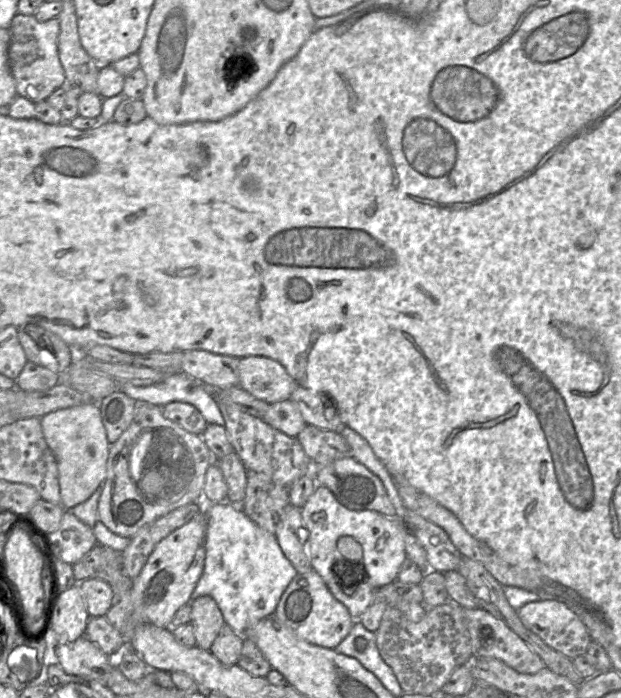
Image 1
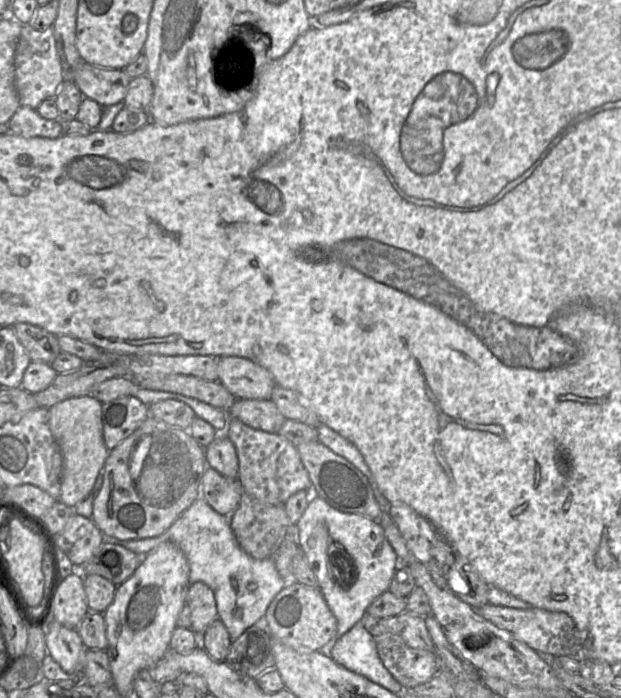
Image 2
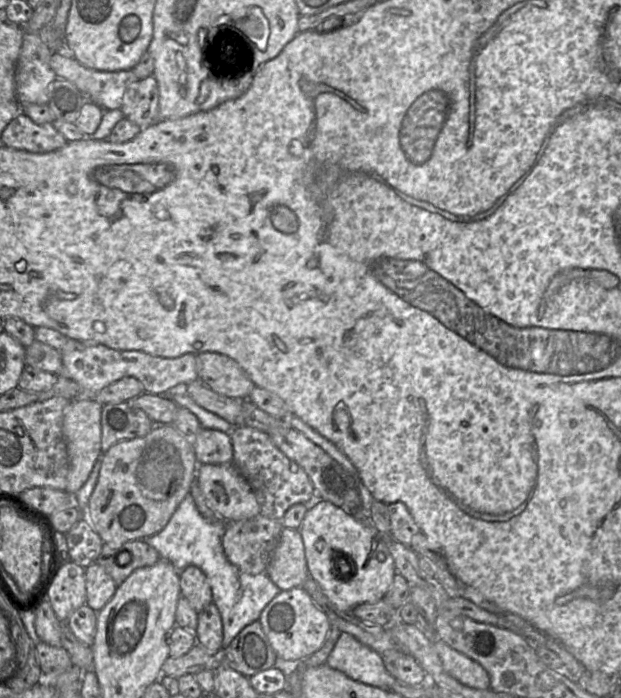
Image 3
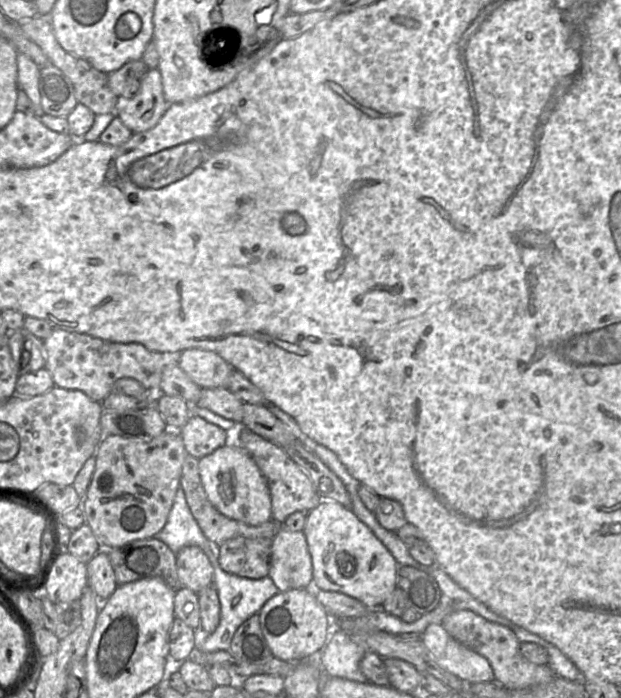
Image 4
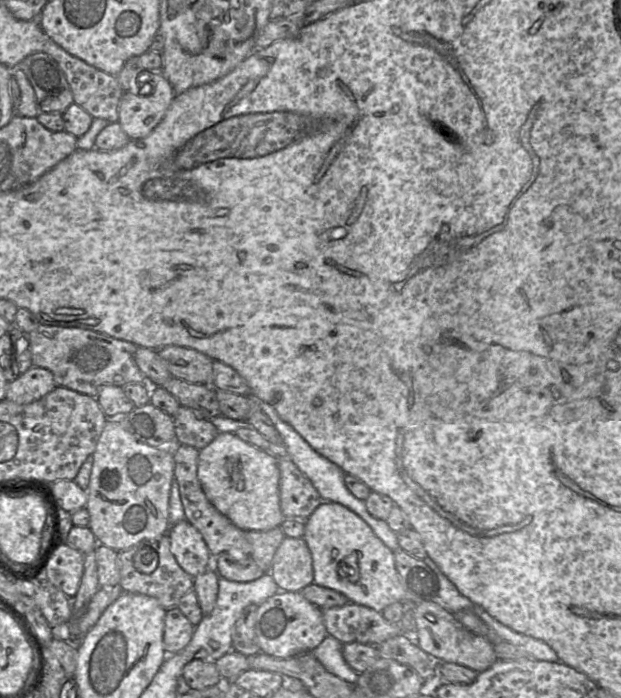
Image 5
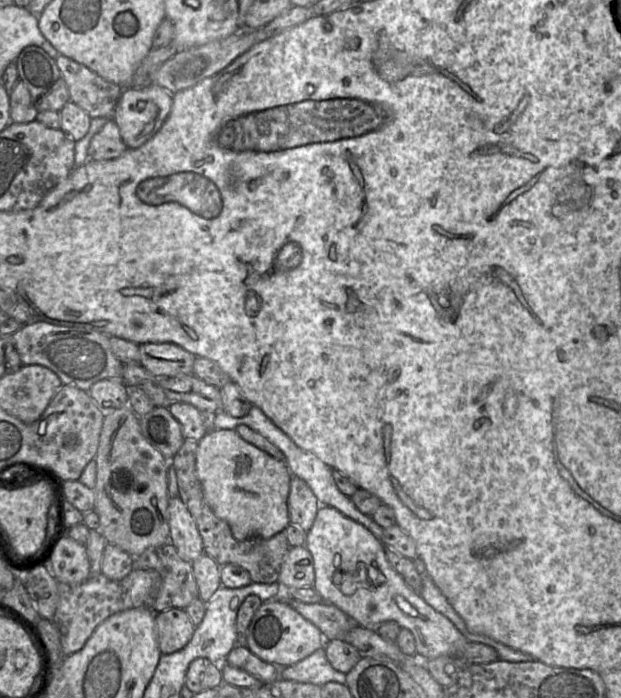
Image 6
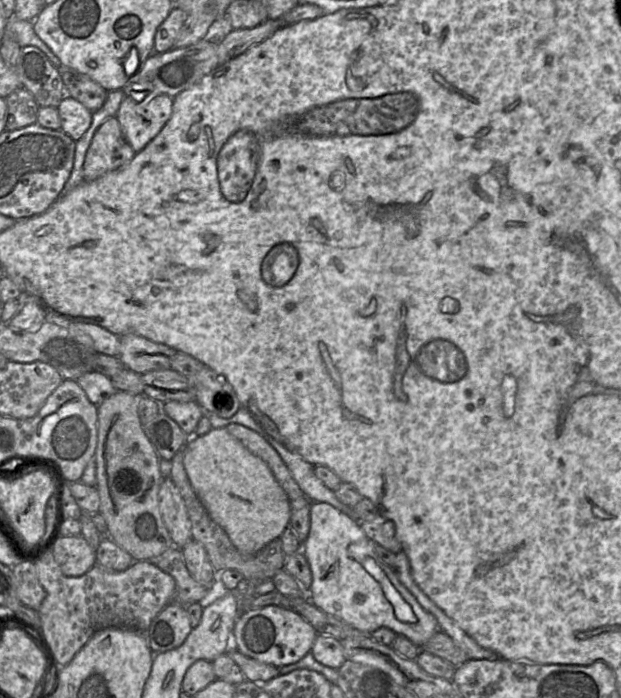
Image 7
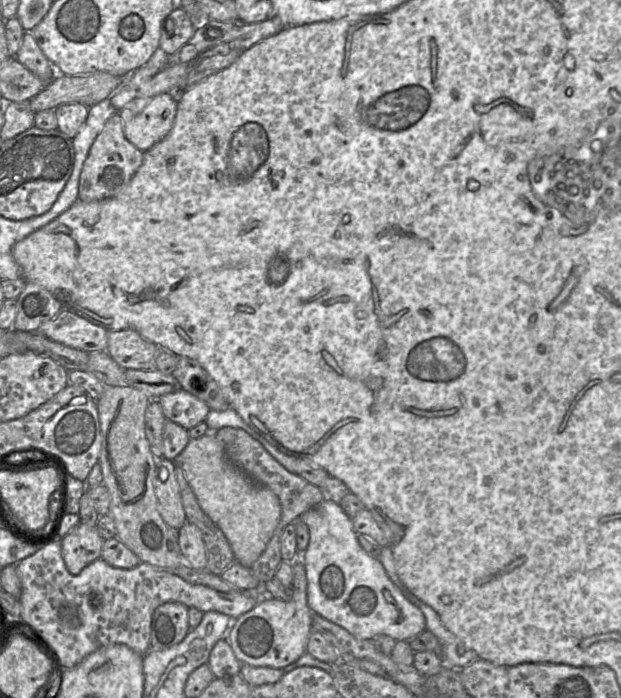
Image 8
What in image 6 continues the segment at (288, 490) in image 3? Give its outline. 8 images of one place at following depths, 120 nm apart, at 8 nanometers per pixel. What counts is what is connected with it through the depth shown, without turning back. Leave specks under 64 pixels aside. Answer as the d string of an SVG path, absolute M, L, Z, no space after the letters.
M291 475L287 507L290 523L307 533L313 525L320 502L304 480Z

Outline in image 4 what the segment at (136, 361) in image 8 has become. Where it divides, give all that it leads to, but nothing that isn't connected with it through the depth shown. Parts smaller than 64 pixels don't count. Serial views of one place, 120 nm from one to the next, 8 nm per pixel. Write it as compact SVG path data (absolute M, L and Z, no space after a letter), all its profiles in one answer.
M199 348L182 351L177 365L200 388L227 388L234 371L218 354Z

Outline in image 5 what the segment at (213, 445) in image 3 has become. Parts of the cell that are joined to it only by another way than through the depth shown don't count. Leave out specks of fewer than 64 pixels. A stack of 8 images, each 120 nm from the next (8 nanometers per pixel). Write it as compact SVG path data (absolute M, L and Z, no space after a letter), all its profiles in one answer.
M180 406L173 416L175 425L175 443L192 446L201 450L220 433L210 420L197 417L196 413Z

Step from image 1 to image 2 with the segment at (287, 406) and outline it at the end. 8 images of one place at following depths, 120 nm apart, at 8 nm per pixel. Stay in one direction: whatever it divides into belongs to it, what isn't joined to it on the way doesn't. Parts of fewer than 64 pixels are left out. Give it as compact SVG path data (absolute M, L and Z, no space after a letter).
M236 399L227 411L231 418L258 430L278 433L286 418L272 400Z

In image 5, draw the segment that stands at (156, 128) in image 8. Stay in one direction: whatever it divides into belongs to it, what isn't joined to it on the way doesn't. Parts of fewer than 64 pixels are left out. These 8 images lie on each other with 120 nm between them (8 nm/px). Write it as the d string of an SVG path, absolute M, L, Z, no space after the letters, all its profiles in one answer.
M143 71L132 91L125 91L118 109L118 123L130 140L145 138L160 123L169 109L176 92L162 72Z

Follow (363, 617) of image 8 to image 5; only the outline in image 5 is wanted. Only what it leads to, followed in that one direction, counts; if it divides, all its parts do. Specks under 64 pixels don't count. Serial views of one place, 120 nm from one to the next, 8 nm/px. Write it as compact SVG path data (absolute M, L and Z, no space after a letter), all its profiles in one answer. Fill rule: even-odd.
M323 501L307 519L303 538L312 554L314 584L338 591L350 602L378 612L394 602L409 601L396 569L394 552L346 506ZM423 602L417 604L414 607L414 616L417 626L415 642L437 663L458 664L480 673L487 670L497 660L493 644L487 638L468 631L459 621L455 619L454 614L450 613L439 604L435 602Z

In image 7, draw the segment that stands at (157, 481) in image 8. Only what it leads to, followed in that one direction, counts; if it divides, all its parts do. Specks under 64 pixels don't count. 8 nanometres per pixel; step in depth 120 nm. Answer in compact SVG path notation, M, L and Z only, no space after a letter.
M170 477L162 479L159 493L159 509L175 547L182 547L191 541L191 521L185 503Z

